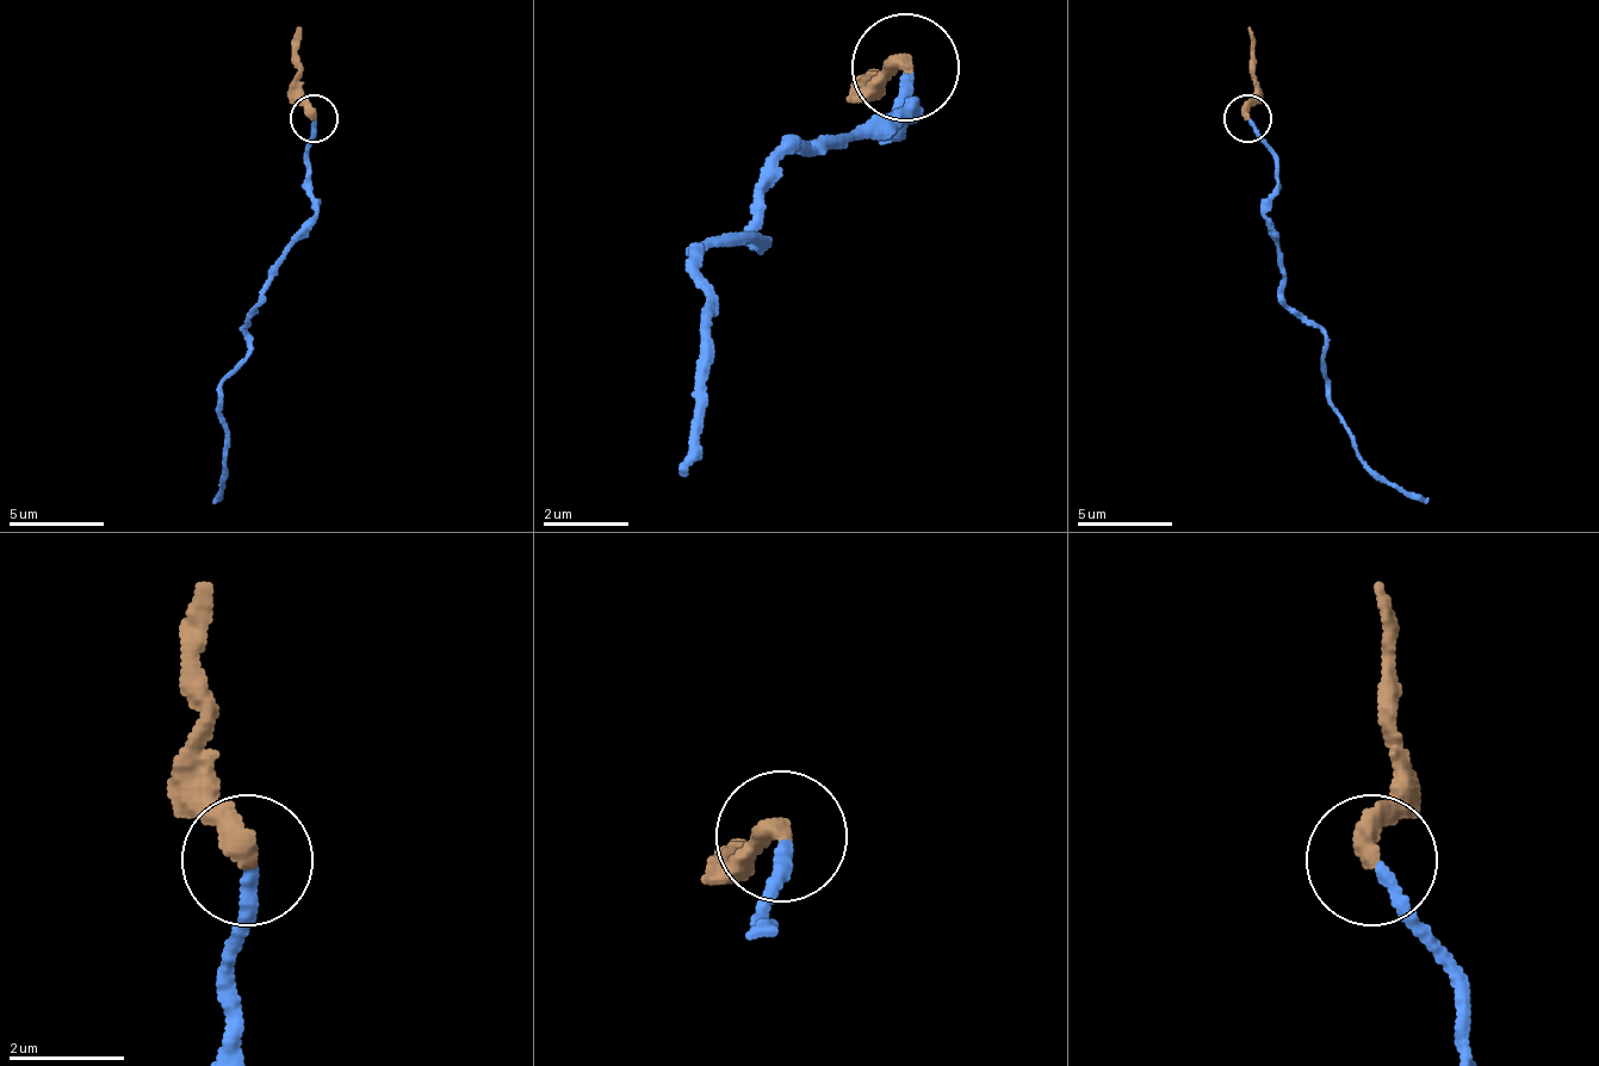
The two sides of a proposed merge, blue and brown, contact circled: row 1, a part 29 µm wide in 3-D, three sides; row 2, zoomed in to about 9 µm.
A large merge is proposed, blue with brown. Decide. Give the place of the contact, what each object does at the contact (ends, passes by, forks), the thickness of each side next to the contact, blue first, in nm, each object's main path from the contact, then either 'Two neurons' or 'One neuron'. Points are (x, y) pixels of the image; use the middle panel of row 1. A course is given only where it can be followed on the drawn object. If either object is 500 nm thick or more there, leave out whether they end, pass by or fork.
Place: (905, 67). At the ring blue ends. At the ring brown ends. Thickness 240 nm (blue) against 400 nm. Course of blue: (903, 69), (892, 134), (903, 112), (838, 144), (795, 144), (763, 241), (699, 252), (710, 359), (688, 477). Course of brown: (903, 69), (871, 80), (881, 69). One neuron

